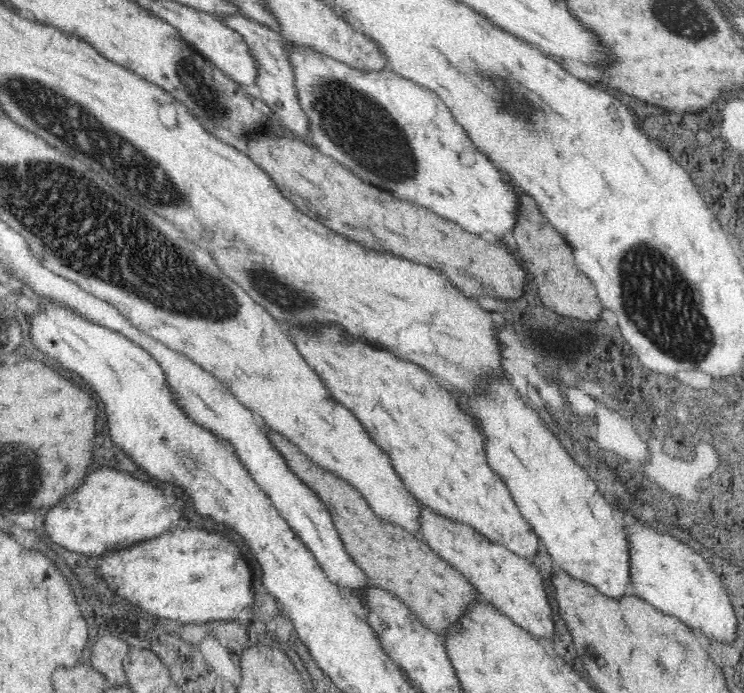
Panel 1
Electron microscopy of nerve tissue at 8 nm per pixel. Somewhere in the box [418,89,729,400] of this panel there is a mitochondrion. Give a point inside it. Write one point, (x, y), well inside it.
(660, 294)

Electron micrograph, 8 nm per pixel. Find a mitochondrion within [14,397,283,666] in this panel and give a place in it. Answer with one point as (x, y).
(190, 467)

